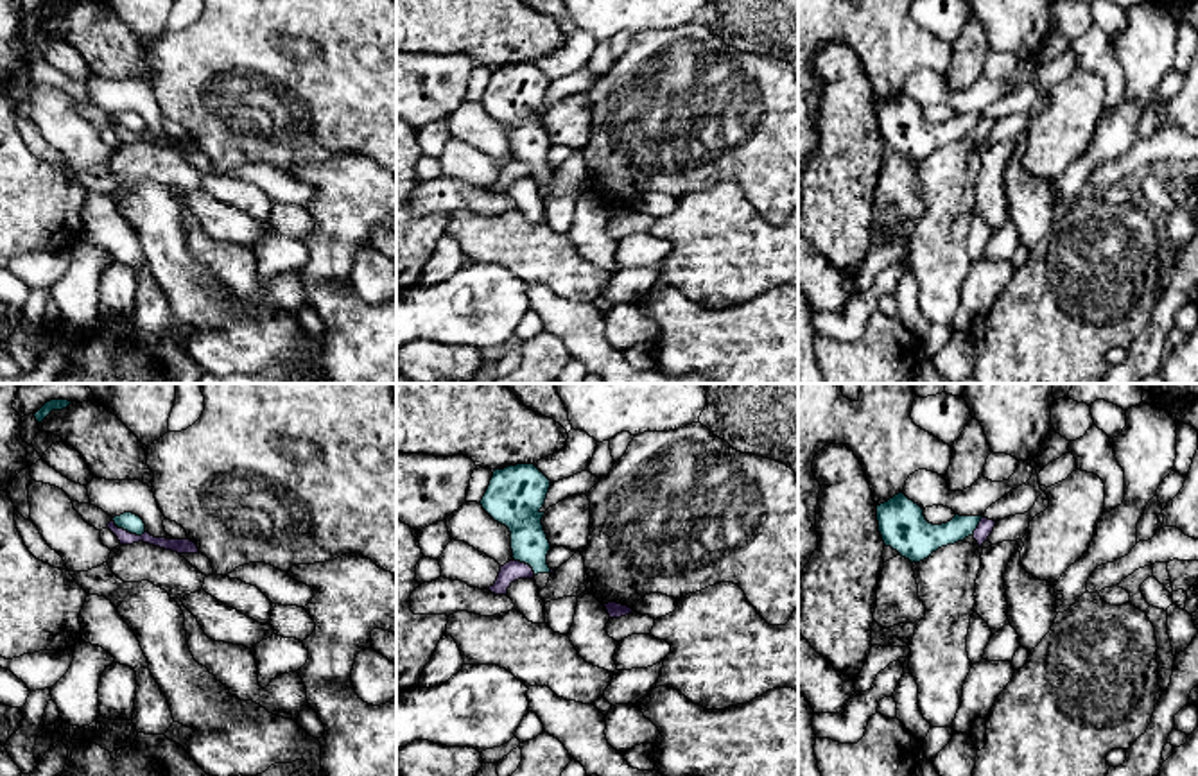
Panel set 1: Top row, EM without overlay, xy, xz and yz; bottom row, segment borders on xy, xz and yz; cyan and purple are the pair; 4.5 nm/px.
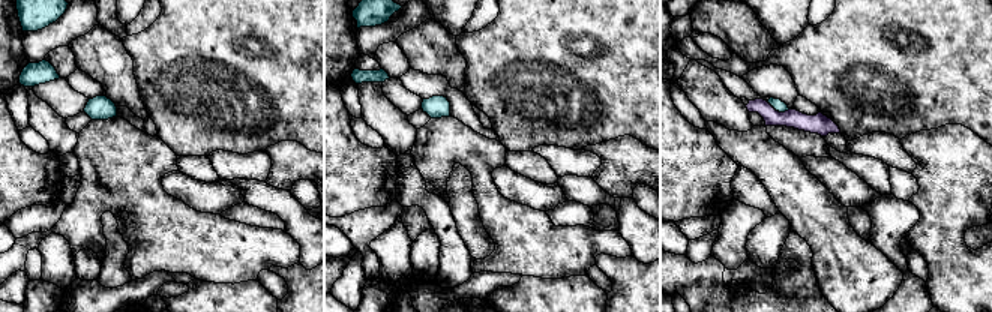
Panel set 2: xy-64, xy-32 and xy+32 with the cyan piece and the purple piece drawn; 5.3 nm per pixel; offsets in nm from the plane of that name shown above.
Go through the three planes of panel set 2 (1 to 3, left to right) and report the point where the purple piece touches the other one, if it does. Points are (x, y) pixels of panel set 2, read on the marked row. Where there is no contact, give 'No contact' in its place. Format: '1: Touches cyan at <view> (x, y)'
1: No contact
2: No contact
3: Touches cyan at xy+32 (778, 110)

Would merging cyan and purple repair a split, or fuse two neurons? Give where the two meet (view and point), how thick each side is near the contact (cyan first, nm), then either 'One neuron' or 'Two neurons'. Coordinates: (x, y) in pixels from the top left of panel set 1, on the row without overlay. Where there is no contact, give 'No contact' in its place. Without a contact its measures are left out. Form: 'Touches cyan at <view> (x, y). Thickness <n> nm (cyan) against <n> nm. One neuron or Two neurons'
Touches cyan at xy (128, 129). Thickness 90 nm (cyan) against 60 nm. Two neurons

